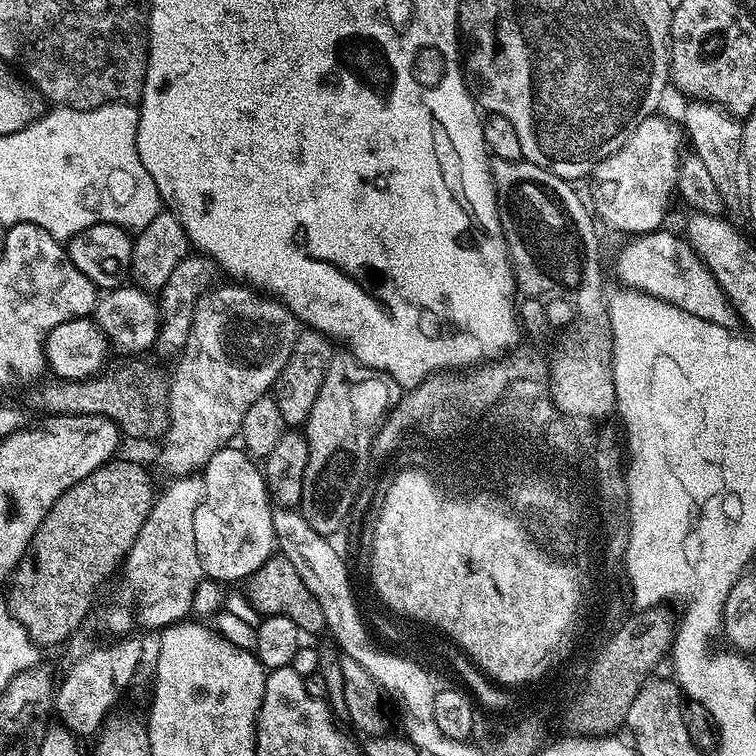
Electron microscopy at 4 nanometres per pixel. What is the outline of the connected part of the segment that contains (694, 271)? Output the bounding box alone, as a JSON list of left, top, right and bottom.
[614,228,738,329]

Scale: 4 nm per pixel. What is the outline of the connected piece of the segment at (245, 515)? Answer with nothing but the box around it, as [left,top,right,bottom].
[194,446,276,584]

